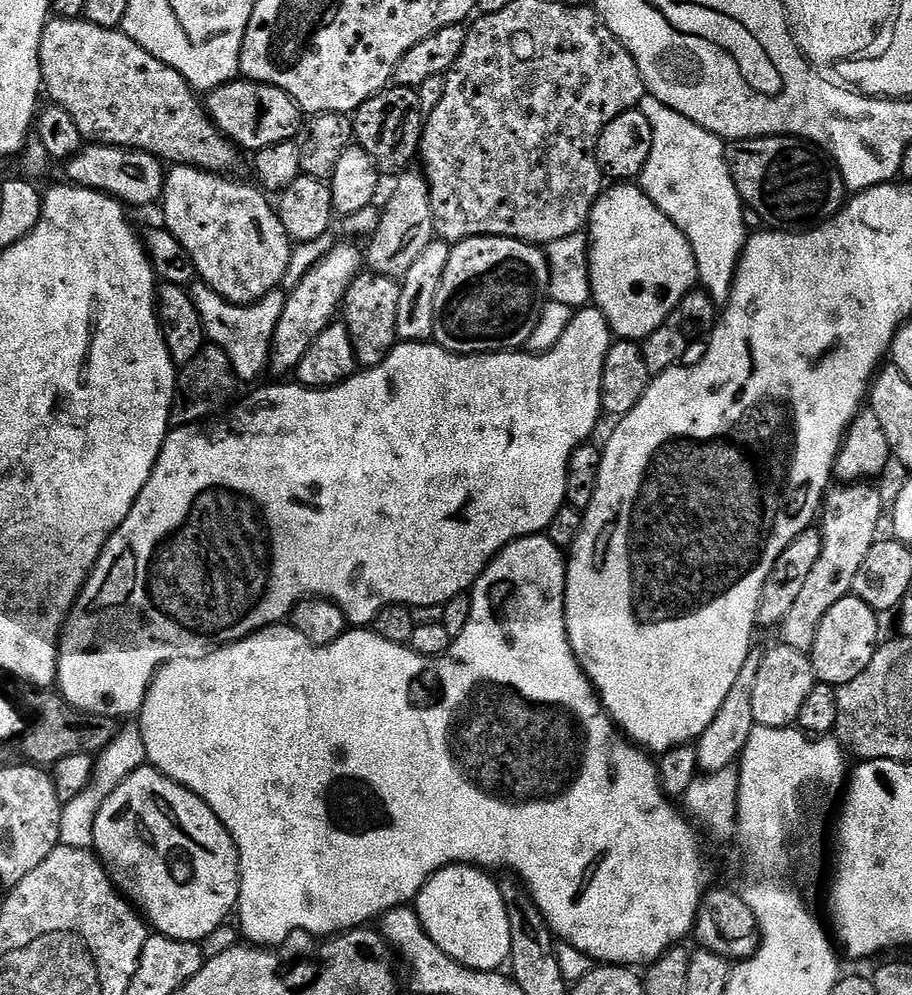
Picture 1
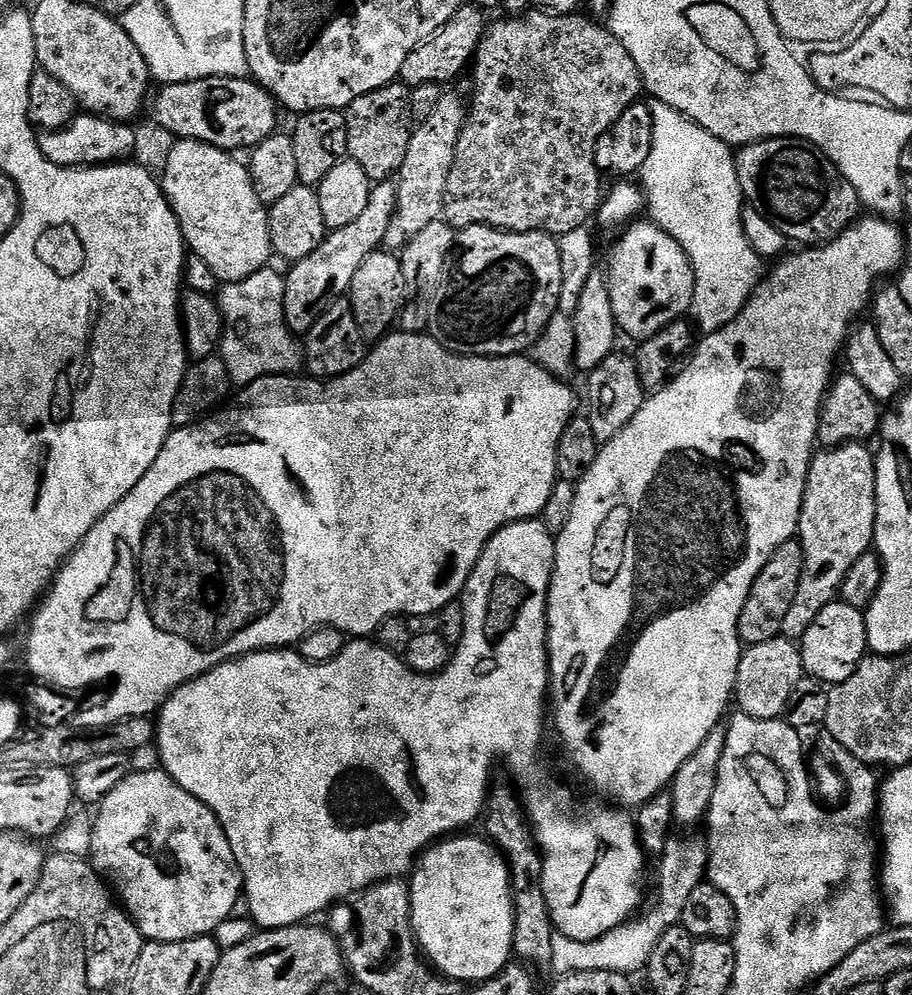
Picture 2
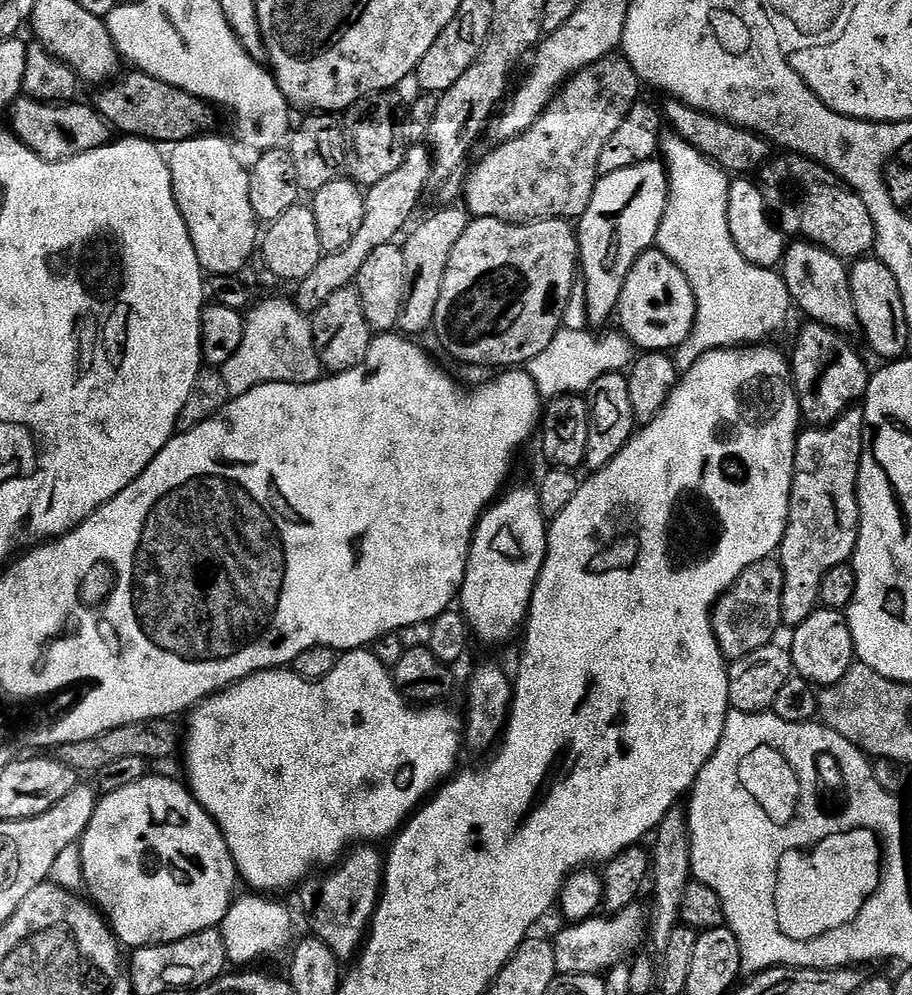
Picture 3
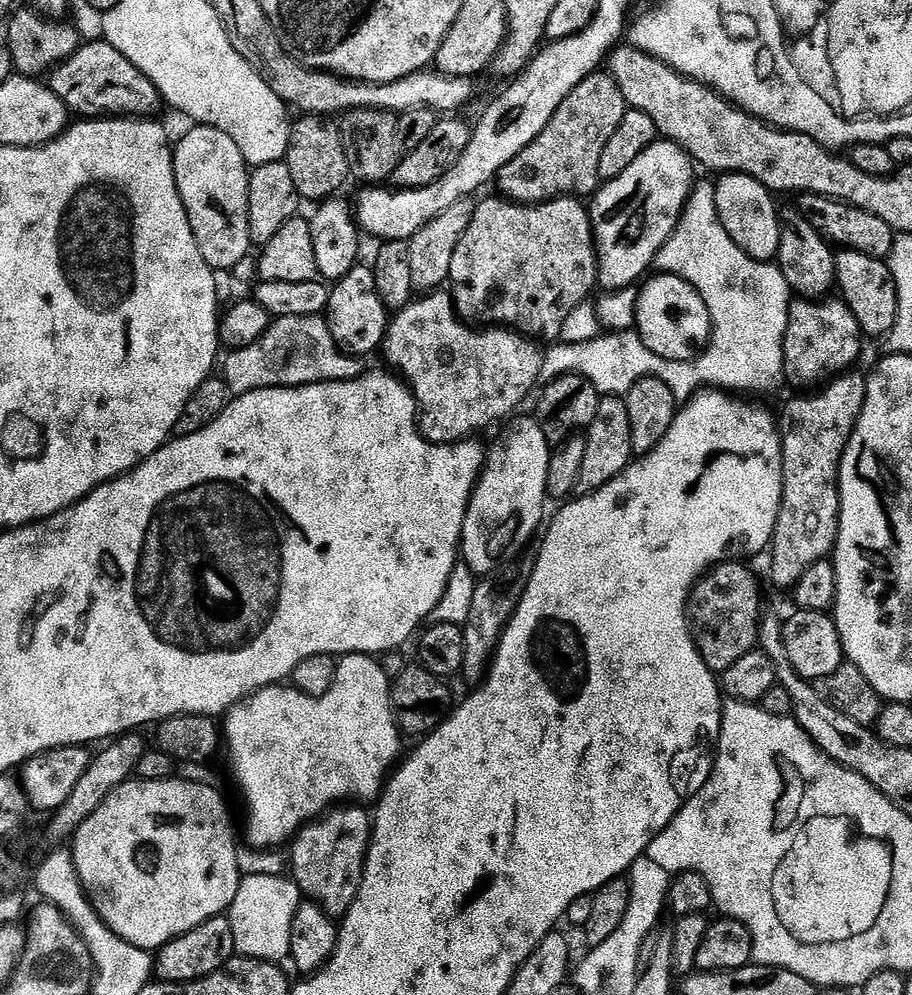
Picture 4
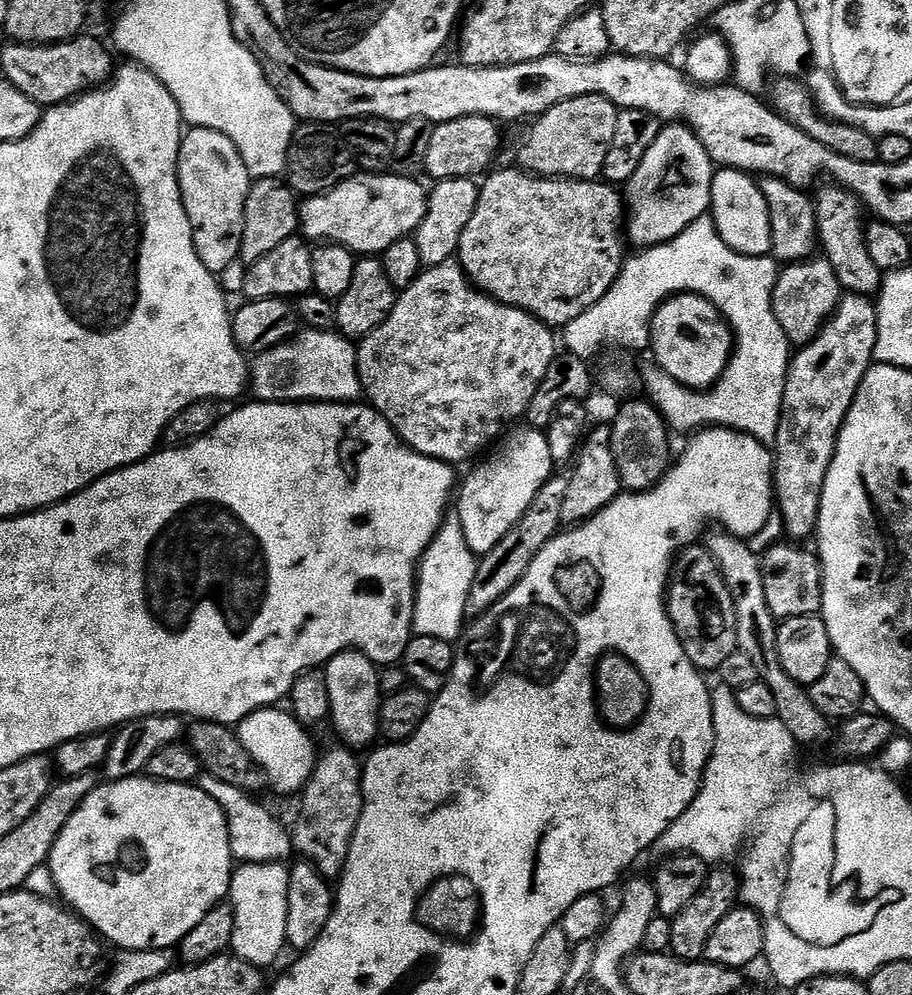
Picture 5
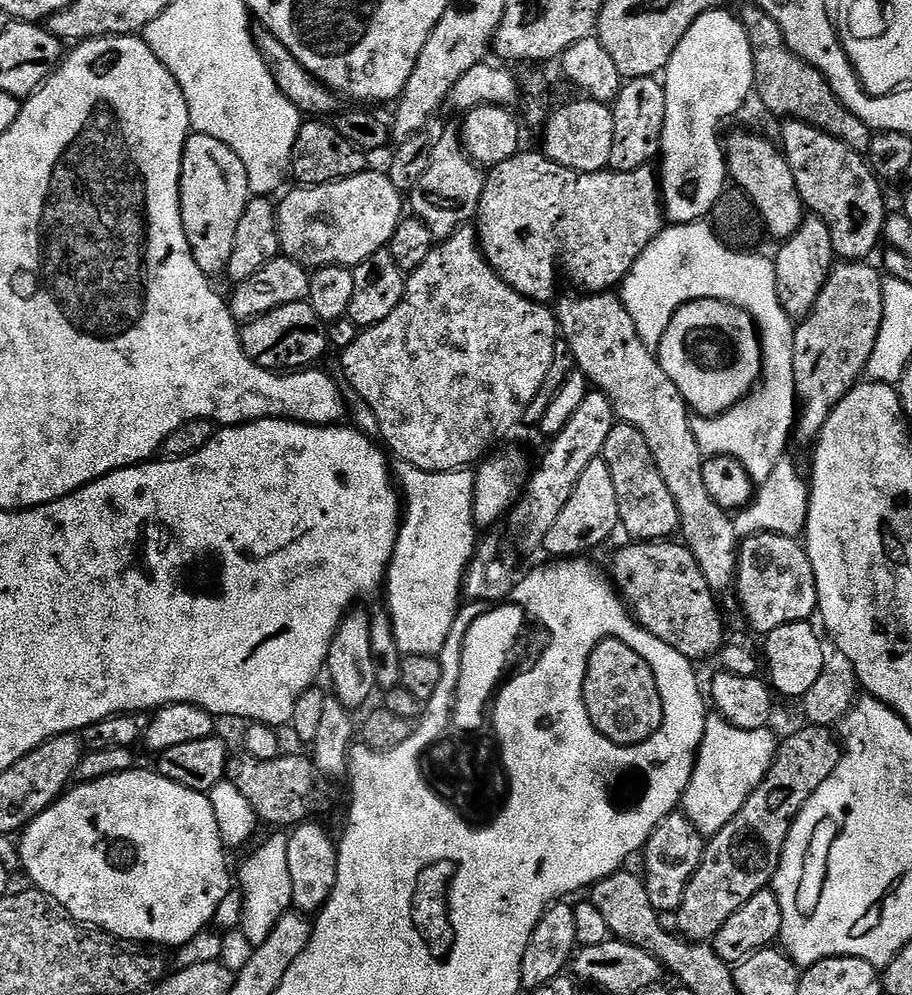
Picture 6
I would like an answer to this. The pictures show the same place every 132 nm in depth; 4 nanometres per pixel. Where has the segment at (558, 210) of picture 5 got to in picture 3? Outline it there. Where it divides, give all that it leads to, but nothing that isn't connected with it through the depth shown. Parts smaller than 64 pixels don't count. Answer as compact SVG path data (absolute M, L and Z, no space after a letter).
M472 218L466 234L450 254L434 332L444 339L449 352L466 364L481 364L492 370L527 366L560 332L570 294L581 275L581 241L567 220L535 220L533 224L507 224L498 218Z

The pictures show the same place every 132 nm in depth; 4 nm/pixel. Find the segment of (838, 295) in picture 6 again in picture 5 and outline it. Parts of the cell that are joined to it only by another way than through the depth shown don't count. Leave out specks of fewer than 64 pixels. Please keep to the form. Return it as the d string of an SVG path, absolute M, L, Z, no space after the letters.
M844 294L840 297L840 305L836 307L836 312L824 324L821 330L810 343L803 345L799 349L800 352L791 357L788 366L788 377L786 378L786 386L784 387L784 397L782 398L782 406L780 407L780 421L778 422L778 434L774 441L774 500L778 505L778 514L784 523L785 533L793 541L804 542L804 539L811 537L816 531L816 523L820 517L820 491L824 489L826 482L826 474L830 462L836 456L836 439L840 437L840 427L844 425L846 414L850 410L850 406L854 402L854 394L858 394L858 386L862 382L862 378L866 374L866 370L872 367L874 361L874 346L878 338L878 318L876 317L875 303L867 296L858 296L855 294Z

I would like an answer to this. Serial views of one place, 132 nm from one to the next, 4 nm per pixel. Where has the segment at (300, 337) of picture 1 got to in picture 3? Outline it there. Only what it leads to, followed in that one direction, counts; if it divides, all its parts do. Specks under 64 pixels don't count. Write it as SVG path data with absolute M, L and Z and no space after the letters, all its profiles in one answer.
M413 143L408 149L408 156L402 162L402 166L398 166L398 170L393 170L387 178L382 178L382 182L373 184L367 189L364 198L366 206L364 225L350 242L350 246L346 246L341 252L324 255L318 262L318 266L314 266L312 273L306 274L306 278L295 285L296 307L305 314L315 314L326 302L326 298L330 298L330 294L349 287L355 281L358 270L362 270L366 258L374 254L378 246L393 243L397 239L396 235L400 231L403 233L409 227L408 219L415 214L416 207L424 196L424 187L432 183L431 147L427 143Z

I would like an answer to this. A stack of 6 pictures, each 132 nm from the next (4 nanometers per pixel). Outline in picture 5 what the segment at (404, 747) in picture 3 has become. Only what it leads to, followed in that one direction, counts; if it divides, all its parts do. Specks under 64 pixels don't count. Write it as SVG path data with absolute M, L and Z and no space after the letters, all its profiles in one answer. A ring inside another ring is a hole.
M355 650L339 652L328 661L324 677L330 690L330 724L336 727L337 734L344 739L341 741L348 746L357 746L377 739L382 693L380 672L372 659ZM273 706L260 708L250 713L238 725L238 735L242 746L250 754L250 758L260 769L265 781L272 780L272 788L282 795L299 793L312 777L314 755L312 756L312 740L308 737L309 729L295 719L291 711L283 707Z

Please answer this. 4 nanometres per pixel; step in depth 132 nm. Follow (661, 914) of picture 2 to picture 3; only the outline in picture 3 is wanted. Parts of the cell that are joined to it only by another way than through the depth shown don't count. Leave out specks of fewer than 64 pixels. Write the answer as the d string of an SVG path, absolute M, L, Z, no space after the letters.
M639 903L626 906L622 911L609 915L609 920L603 920L603 915L590 916L586 920L569 923L568 928L554 936L554 954L556 970L561 976L586 974L600 976L617 967L620 960L640 939L646 936L646 912L640 909Z

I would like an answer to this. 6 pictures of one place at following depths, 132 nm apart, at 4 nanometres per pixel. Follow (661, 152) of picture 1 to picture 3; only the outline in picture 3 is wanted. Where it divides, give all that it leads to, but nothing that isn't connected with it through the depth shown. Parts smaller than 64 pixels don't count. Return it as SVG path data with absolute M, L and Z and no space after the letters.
M668 134L662 140L662 160L668 169L670 185L668 206L664 211L662 226L658 237L659 251L674 254L676 265L691 279L698 297L696 301L696 327L692 329L692 339L678 350L679 355L700 357L716 348L737 346L756 346L768 342L775 332L780 332L788 324L788 315L794 312L794 301L786 286L783 275L771 268L751 264L738 250L730 234L728 217L729 173L718 164L682 139L681 136Z

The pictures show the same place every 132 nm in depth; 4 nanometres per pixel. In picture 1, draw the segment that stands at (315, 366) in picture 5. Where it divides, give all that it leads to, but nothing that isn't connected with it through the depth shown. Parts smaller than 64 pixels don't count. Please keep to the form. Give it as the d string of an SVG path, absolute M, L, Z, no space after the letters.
M197 279L191 285L190 291L194 310L198 310L198 318L202 318L205 337L215 347L221 348L226 354L226 358L230 358L230 362L236 371L237 381L244 382L244 380L258 379L268 368L268 357L272 355L274 329L278 327L278 318L282 318L282 306L286 306L285 293L277 290L266 294L261 300L254 301L253 304L235 304L226 298L222 298L222 294L218 294L218 290L214 290L206 281L201 279Z

